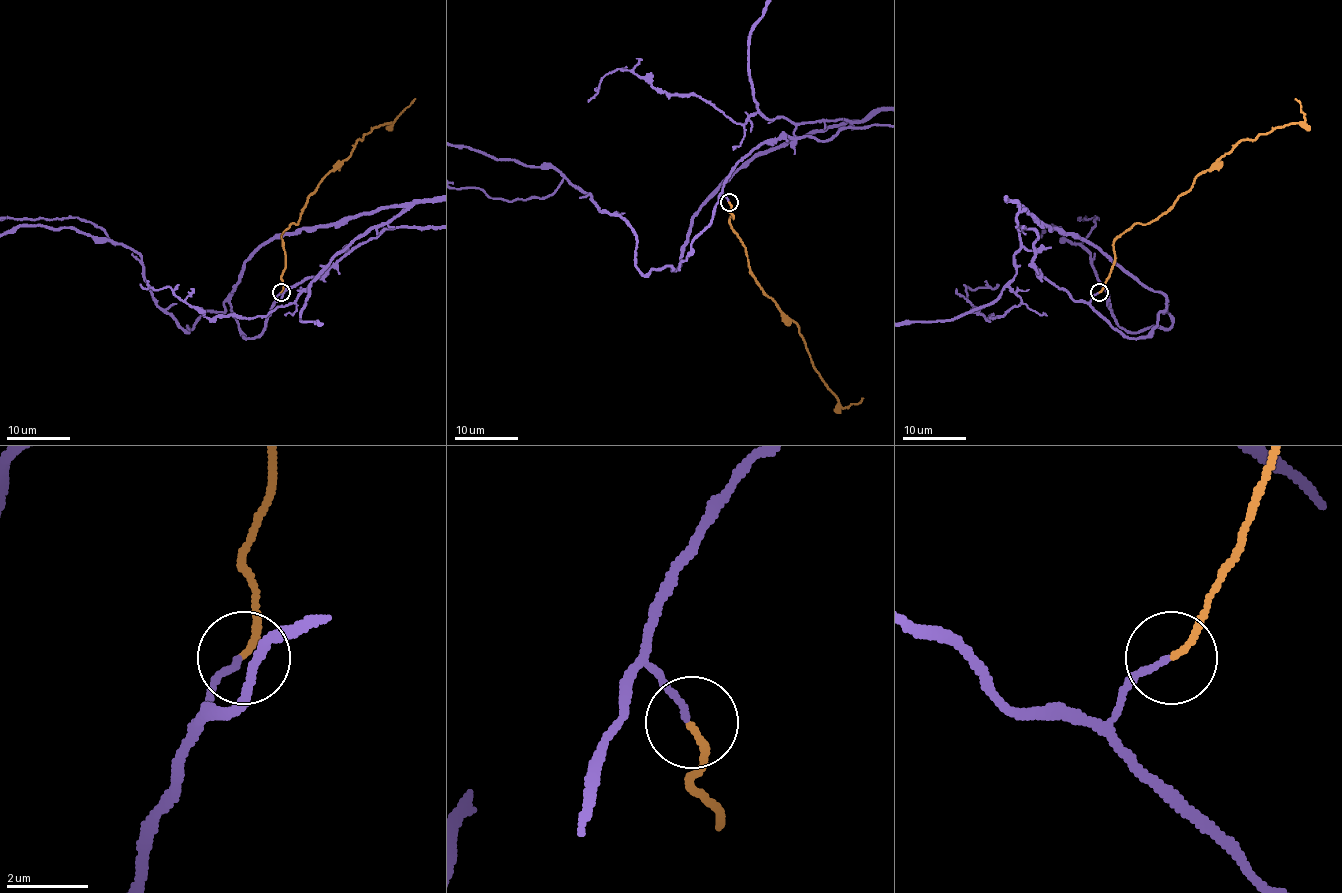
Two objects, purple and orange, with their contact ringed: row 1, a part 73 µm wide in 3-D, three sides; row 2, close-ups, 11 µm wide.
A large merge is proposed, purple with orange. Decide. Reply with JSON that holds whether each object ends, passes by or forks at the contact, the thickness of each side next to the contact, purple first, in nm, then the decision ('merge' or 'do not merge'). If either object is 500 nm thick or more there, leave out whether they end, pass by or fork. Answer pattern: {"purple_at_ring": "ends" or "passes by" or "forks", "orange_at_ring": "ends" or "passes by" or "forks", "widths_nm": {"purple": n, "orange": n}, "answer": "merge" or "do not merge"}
{"purple_at_ring": "ends", "orange_at_ring": "ends", "widths_nm": {"purple": 130, "orange": 150}, "answer": "merge"}

